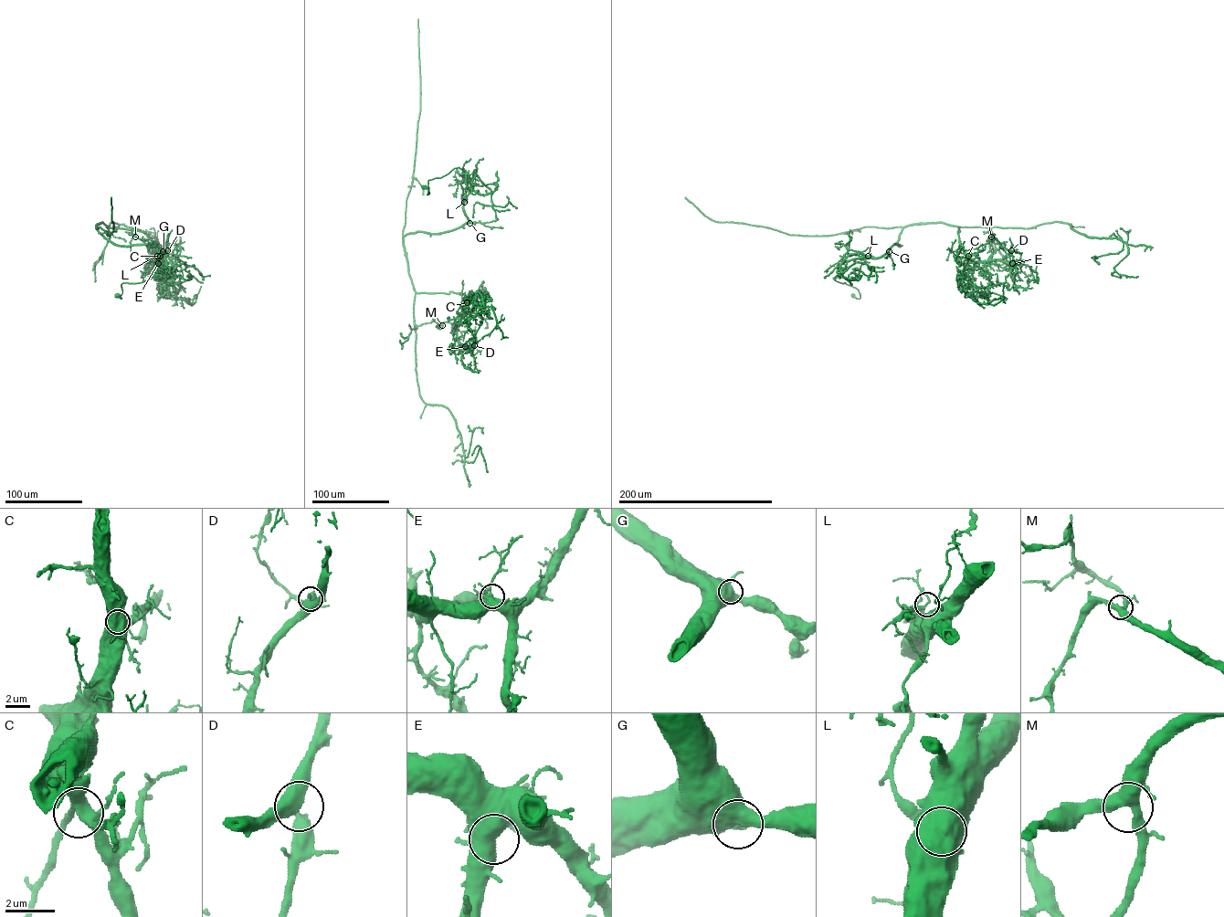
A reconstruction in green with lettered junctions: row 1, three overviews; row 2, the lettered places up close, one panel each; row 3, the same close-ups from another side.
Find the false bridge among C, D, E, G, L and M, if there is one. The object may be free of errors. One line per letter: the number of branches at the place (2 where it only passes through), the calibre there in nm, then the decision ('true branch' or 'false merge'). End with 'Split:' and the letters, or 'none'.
C: branches 5; calibre 360 nm; true branch
D: branches 2; calibre 550 nm; true branch
E: branches 5; calibre 480 nm; true branch
G: branches 3; calibre 480 nm; true branch
L: branches 3; calibre 170 nm; false merge
M: branches 4; calibre 440 nm; true branch
Split: L

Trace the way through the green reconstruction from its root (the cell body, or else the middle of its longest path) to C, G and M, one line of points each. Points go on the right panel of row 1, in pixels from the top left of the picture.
C: (853, 295), (858, 289), (833, 278), (849, 260), (899, 246), (908, 226), (956, 226), (968, 256)
G: (853, 295), (859, 298), (858, 289), (833, 278), (842, 272), (849, 260), (881, 257), (889, 251)
M: (853, 295), (833, 278), (849, 260), (899, 246), (905, 226), (956, 226), (973, 261), (990, 258), (991, 237)

